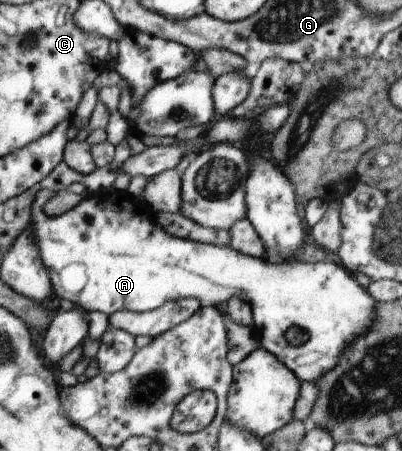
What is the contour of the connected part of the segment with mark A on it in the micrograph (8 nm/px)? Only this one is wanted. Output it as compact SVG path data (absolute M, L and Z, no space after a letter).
M41 190L32 204L31 227L37 238L40 258L50 273L57 299L66 298L88 312L97 310L107 315L123 310L146 312L187 298L197 298L204 307L226 309L228 302L238 296L250 306L252 332L259 344L302 382L314 382L327 375L339 363L344 348L364 336L376 316L376 301L336 260L270 264L268 260L248 256L230 245L178 238L158 224L143 197L133 196L126 190L95 191L72 210L58 216L50 216L44 210L52 196L54 193L50 190Z

